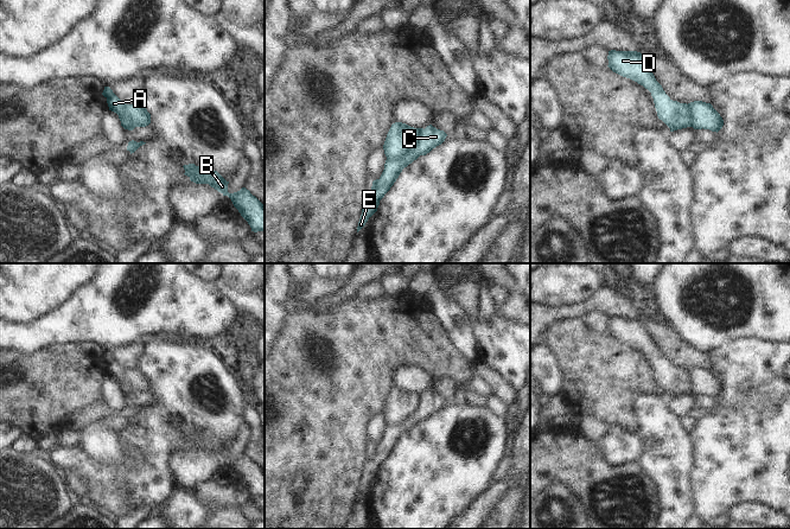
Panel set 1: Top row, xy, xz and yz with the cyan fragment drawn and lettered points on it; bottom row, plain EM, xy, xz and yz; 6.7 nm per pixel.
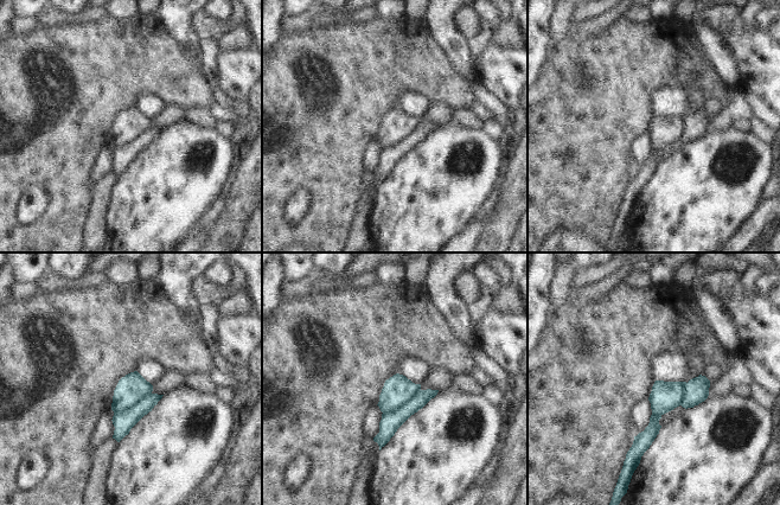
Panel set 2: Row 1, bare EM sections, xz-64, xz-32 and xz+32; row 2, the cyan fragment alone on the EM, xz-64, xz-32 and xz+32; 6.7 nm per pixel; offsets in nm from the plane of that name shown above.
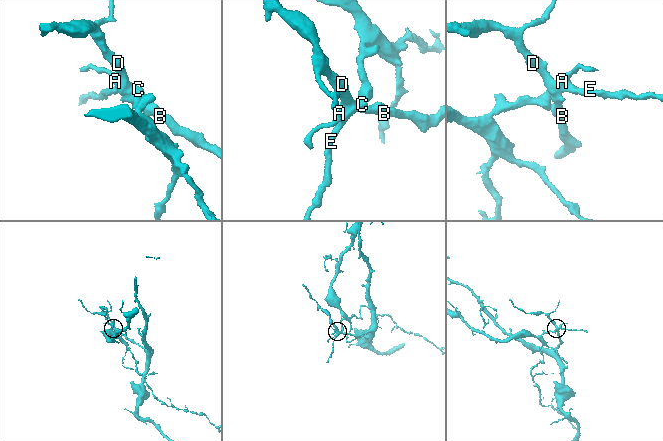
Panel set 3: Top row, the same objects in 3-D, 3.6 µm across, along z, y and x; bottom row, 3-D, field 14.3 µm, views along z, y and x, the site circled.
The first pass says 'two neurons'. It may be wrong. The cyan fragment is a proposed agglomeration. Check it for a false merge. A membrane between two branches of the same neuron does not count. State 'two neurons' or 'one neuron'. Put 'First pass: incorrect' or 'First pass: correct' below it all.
two neurons
First pass: correct

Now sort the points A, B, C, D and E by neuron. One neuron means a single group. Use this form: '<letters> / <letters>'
A C E / B D

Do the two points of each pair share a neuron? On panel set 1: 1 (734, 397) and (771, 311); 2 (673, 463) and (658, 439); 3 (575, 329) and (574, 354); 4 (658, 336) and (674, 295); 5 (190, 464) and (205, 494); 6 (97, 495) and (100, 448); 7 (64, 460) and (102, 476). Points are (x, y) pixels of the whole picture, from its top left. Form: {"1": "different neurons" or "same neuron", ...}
{"1": "different neurons", "2": "same neuron", "3": "same neuron", "4": "different neurons", "5": "different neurons", "6": "same neuron", "7": "same neuron"}

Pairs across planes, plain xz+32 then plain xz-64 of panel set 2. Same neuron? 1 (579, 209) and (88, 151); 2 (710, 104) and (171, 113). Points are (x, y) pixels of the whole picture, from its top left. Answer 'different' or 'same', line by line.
1: same
2: same

